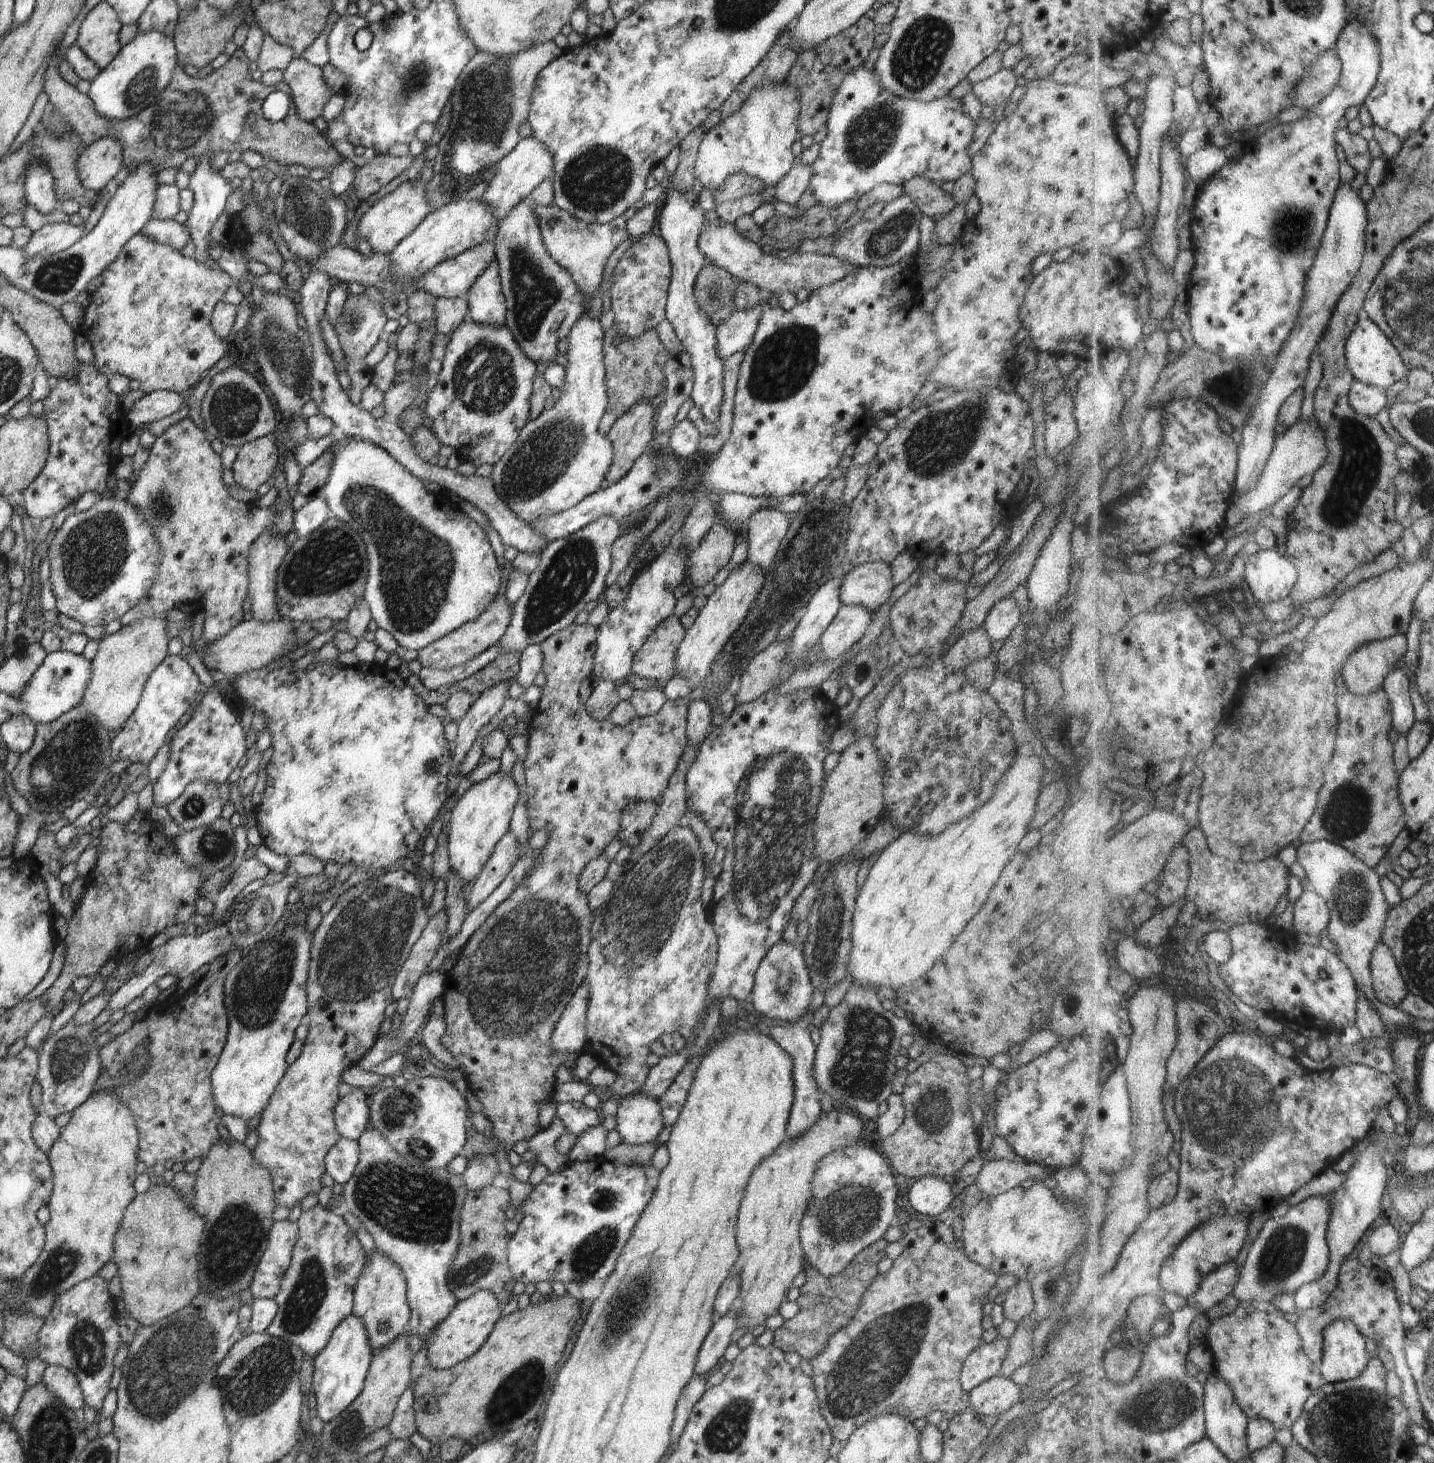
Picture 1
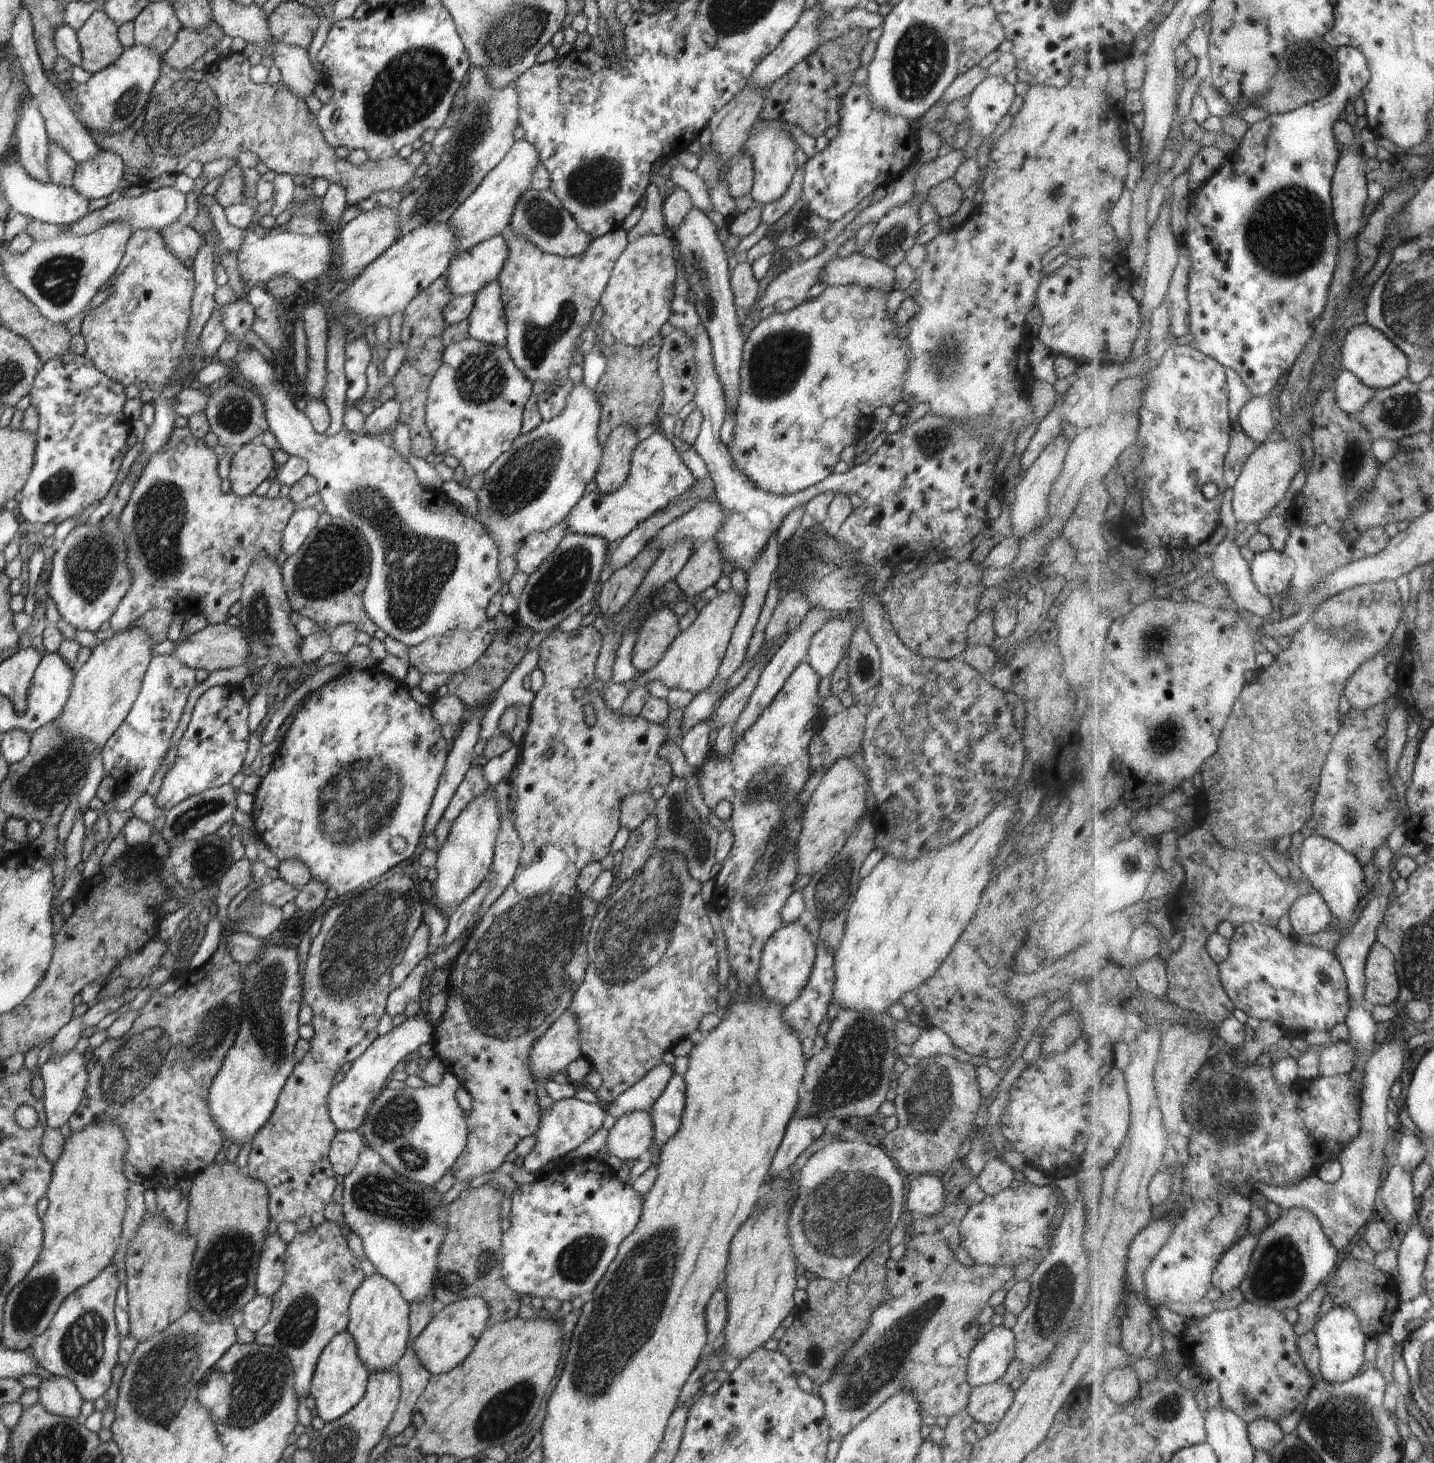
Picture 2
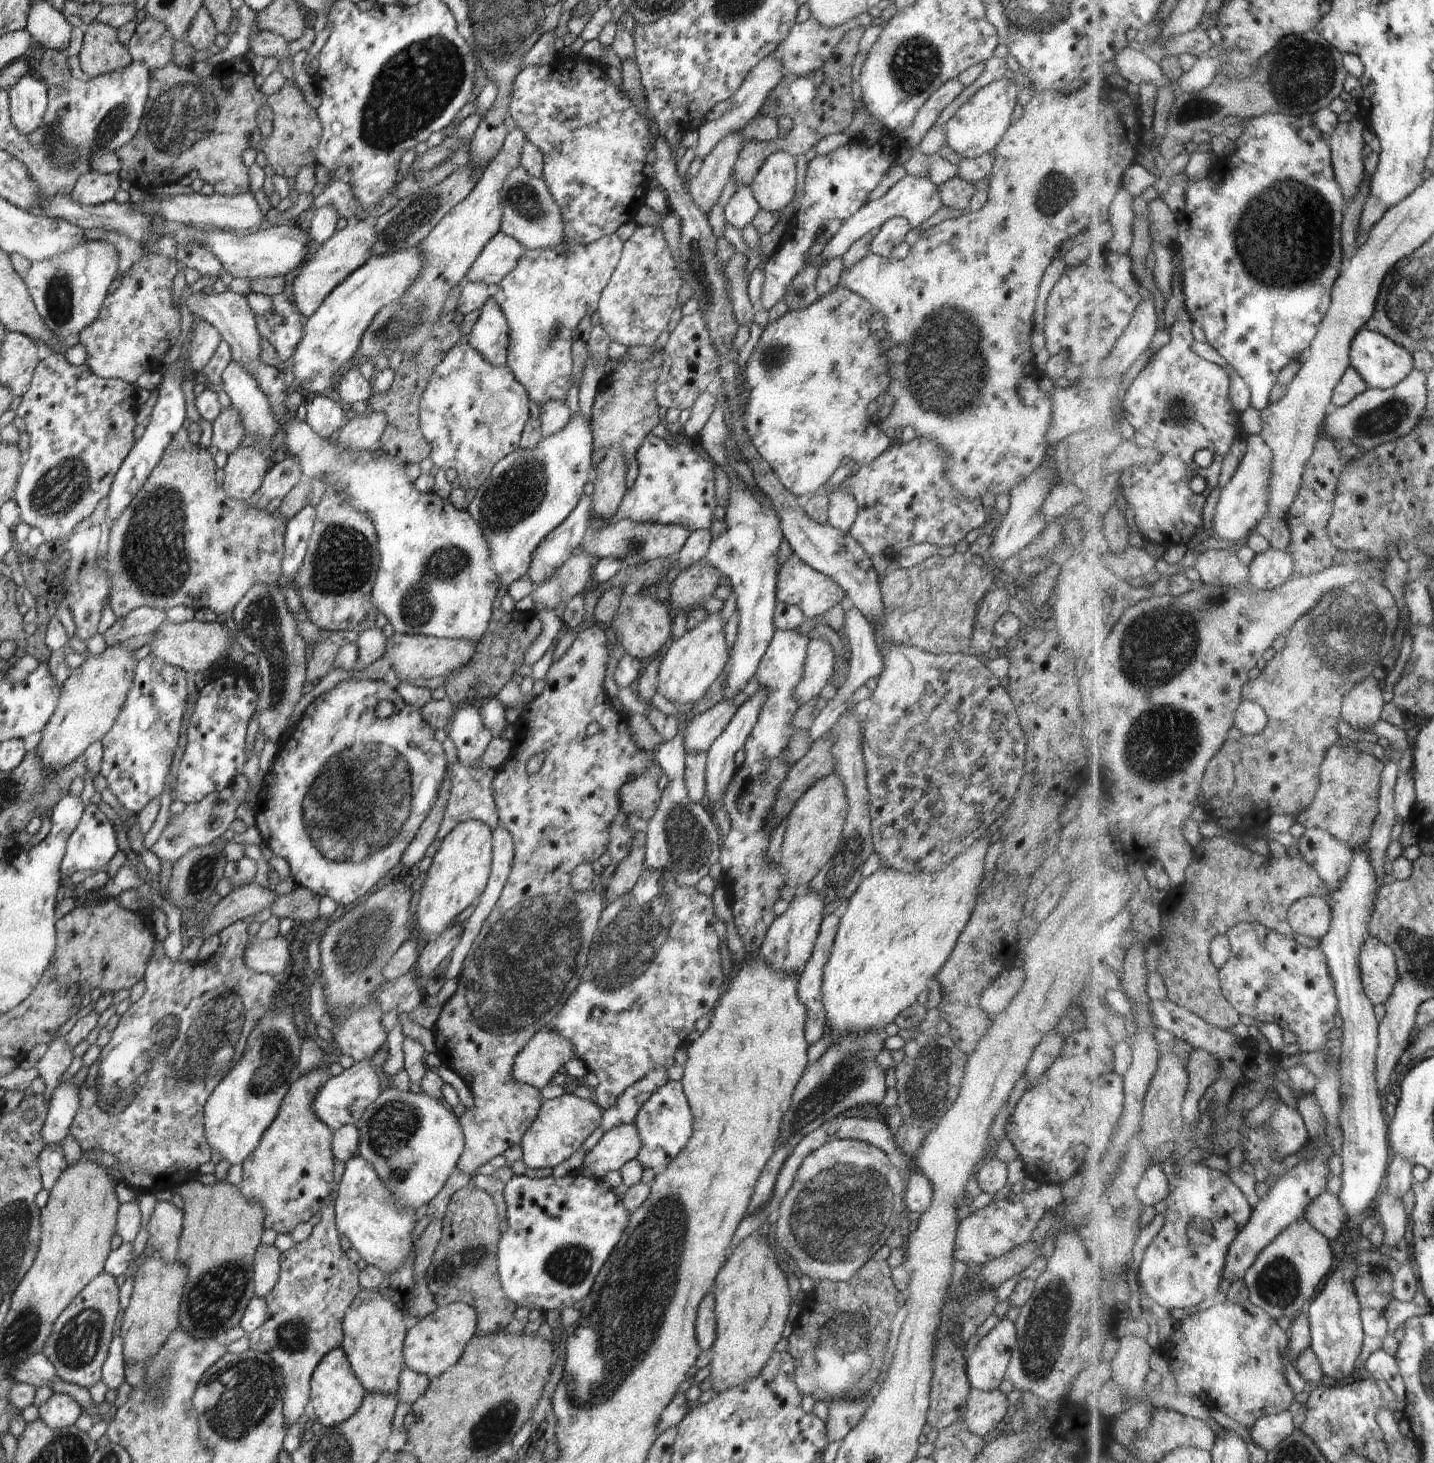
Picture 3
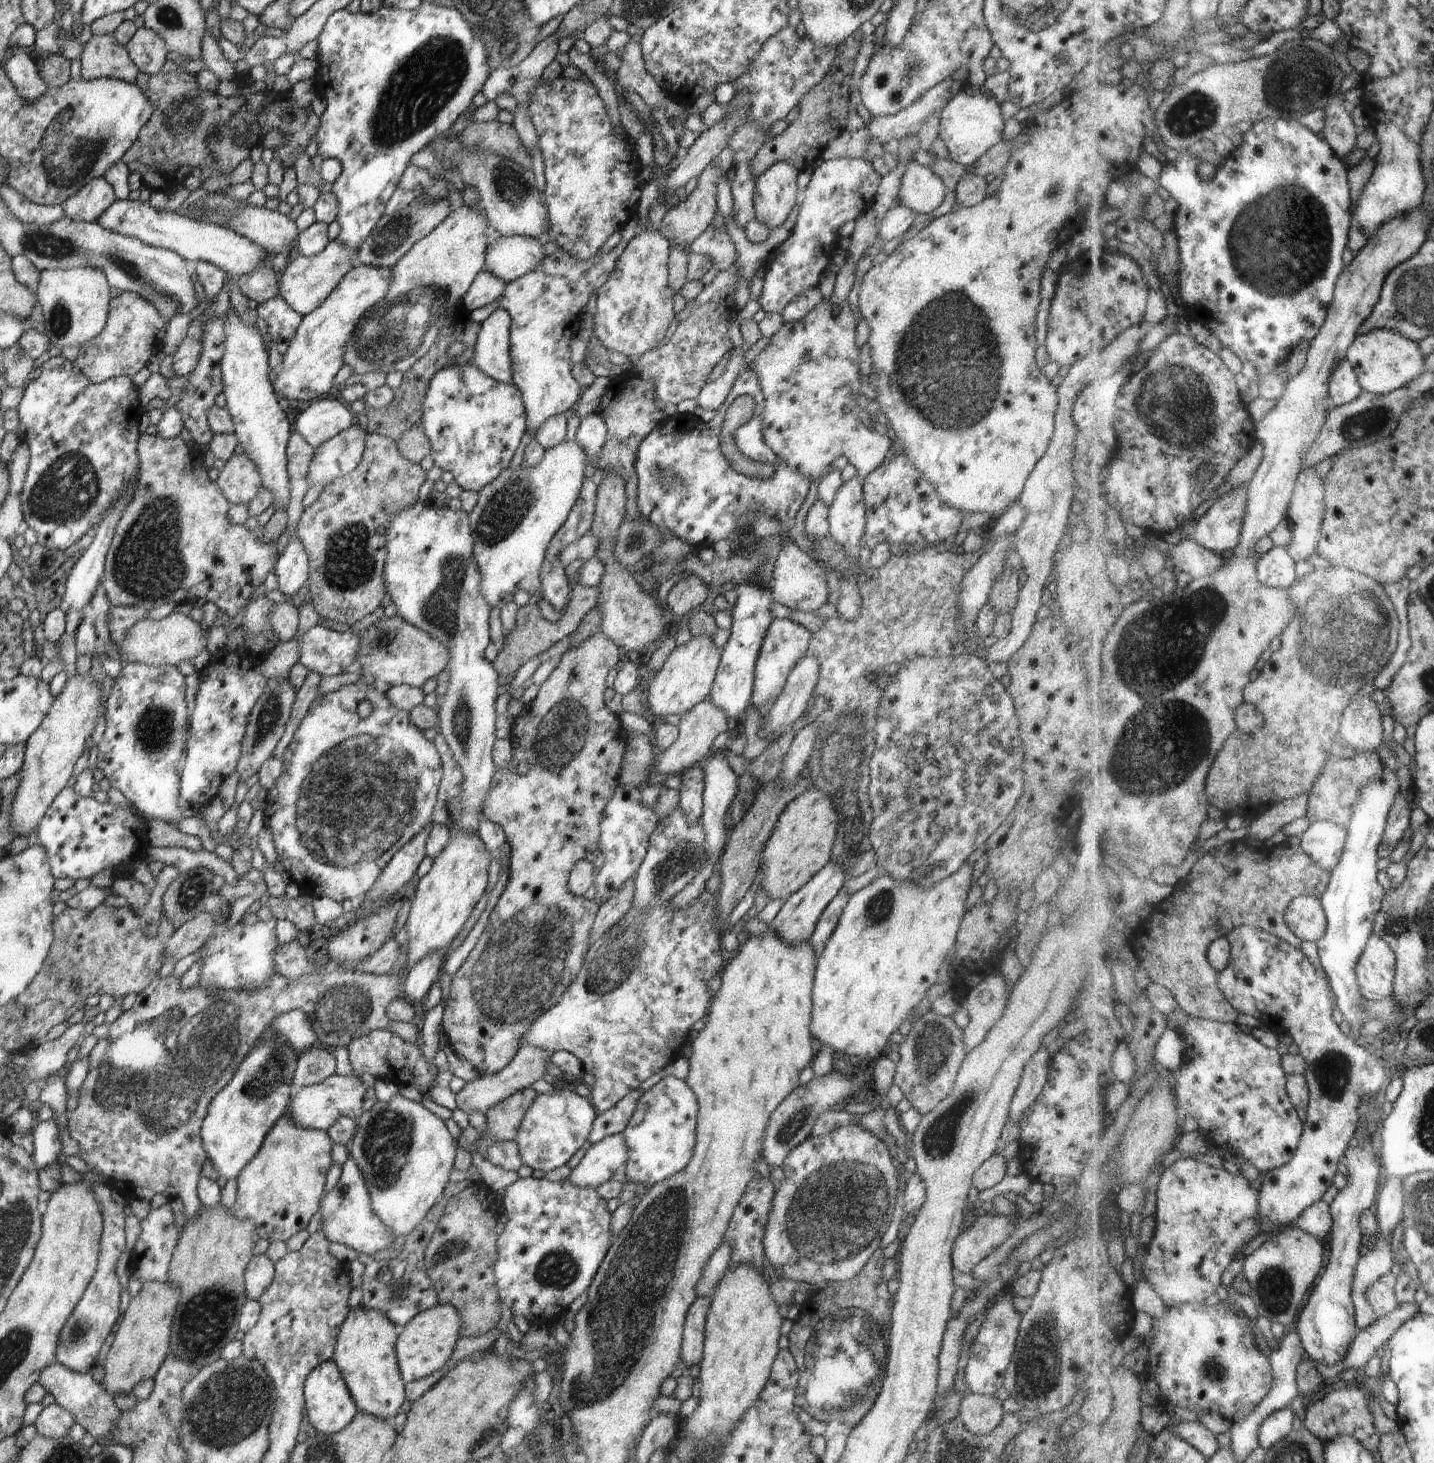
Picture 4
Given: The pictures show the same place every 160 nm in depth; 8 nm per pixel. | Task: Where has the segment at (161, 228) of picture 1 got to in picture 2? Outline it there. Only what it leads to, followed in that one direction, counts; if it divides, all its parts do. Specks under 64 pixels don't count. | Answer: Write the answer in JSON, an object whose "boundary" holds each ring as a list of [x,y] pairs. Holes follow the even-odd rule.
{"boundary":[[[174,221],[158,232],[162,235],[167,249],[182,262],[194,258],[204,242],[201,234],[181,221]]]}

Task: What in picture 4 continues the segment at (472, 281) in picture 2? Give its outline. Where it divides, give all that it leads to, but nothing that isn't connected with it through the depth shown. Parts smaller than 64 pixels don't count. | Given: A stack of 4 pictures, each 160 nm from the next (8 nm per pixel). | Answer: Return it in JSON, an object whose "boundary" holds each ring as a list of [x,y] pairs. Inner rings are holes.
{"boundary":[[[502,235],[487,246],[484,270],[505,283],[535,269],[544,258],[543,240]]]}

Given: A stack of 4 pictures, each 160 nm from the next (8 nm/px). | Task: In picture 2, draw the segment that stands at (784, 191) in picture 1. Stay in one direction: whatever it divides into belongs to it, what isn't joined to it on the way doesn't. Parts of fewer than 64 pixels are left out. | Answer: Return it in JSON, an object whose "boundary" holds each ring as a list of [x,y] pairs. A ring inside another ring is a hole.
{"boundary":[[[797,169],[792,177],[792,182],[789,182],[788,191],[775,201],[761,205],[761,220],[764,220],[768,226],[771,227],[779,218],[782,218],[803,196],[804,174],[804,169]]]}

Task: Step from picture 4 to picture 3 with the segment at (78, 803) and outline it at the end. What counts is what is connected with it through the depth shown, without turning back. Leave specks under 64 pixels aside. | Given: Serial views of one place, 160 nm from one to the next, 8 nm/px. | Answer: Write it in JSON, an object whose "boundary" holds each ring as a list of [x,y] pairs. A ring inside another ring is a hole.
{"boundary":[[[90,802],[85,806],[76,830],[73,830],[67,840],[66,852],[61,862],[63,882],[67,881],[78,870],[80,872],[82,870],[97,870],[98,872],[106,869],[110,859],[119,850],[117,834],[113,827],[108,817],[104,815],[104,812],[100,811],[97,804]]]}

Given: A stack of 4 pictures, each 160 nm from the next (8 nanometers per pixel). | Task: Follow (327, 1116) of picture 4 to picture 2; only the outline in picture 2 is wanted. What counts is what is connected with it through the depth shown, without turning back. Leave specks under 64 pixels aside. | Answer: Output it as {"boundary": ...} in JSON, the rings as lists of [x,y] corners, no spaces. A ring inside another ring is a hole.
{"boundary":[[[425,1009],[420,1011],[416,1016],[406,1017],[399,1025],[384,1035],[376,1037],[376,1040],[352,1063],[350,1071],[344,1074],[342,1082],[335,1084],[327,1096],[327,1105],[329,1115],[337,1131],[359,1131],[362,1126],[367,1110],[370,1108],[372,1101],[380,1094],[380,1091],[386,1086],[386,1083],[392,1077],[392,1074],[404,1063],[408,1054],[420,1048],[426,1042],[432,1042],[433,1026],[427,1020]]]}

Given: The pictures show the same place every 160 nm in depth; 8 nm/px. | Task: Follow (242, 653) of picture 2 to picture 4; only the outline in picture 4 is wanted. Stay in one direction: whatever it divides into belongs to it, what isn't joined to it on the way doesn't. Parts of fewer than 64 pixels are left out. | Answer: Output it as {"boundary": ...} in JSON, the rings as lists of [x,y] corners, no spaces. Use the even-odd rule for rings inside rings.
{"boundary":[[[173,612],[159,621],[148,618],[137,622],[128,629],[125,639],[117,646],[122,657],[127,659],[125,662],[177,667],[184,661],[192,663],[206,648],[207,639],[201,623],[184,613]]]}

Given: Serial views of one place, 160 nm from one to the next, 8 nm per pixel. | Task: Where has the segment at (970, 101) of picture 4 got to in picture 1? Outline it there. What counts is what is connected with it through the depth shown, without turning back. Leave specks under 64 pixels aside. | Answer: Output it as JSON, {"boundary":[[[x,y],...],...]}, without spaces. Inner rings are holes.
{"boundary":[[[1002,67],[990,78],[974,83],[972,92],[978,97],[985,112],[991,112],[996,105],[1002,104],[1004,100],[1010,98],[1012,90],[1016,88],[1017,77],[1010,69]]]}

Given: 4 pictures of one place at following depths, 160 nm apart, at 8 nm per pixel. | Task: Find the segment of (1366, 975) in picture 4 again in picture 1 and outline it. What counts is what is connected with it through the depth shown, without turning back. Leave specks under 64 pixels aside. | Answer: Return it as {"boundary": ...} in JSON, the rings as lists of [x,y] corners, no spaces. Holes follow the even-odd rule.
{"boundary":[[[1384,942],[1378,945],[1373,954],[1372,966],[1377,995],[1386,1004],[1399,1007],[1411,990],[1390,945]]]}

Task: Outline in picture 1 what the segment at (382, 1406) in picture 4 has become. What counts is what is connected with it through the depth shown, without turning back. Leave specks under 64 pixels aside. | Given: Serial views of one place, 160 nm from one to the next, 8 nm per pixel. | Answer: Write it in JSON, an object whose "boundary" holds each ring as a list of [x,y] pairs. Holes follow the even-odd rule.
{"boundary":[[[375,1249],[371,1257],[366,1258],[366,1267],[356,1282],[353,1294],[353,1314],[364,1324],[366,1338],[372,1350],[386,1348],[390,1342],[408,1333],[408,1322],[412,1312],[407,1302],[406,1292],[407,1283],[400,1268],[392,1260],[388,1260],[388,1256],[380,1254]]]}

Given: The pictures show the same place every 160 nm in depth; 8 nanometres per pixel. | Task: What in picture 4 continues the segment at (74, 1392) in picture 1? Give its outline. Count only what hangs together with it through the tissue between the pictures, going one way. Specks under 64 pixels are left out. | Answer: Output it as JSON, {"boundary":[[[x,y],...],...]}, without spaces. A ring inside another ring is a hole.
{"boundary":[[[58,1403],[45,1406],[35,1420],[36,1432],[46,1438],[59,1439],[68,1436],[74,1426],[74,1417]]]}

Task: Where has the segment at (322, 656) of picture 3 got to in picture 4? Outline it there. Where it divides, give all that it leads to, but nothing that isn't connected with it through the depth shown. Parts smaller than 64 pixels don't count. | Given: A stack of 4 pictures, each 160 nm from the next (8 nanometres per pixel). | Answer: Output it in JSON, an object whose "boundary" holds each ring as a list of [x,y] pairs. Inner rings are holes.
{"boundary":[[[309,671],[300,690],[297,691],[294,704],[292,705],[290,720],[287,722],[284,734],[282,735],[282,738],[280,738],[280,742],[278,742],[275,751],[272,754],[277,759],[281,758],[284,751],[288,748],[288,745],[292,742],[294,733],[299,727],[301,720],[306,716],[314,699],[319,695],[317,690],[322,679],[323,677],[321,674]]]}

